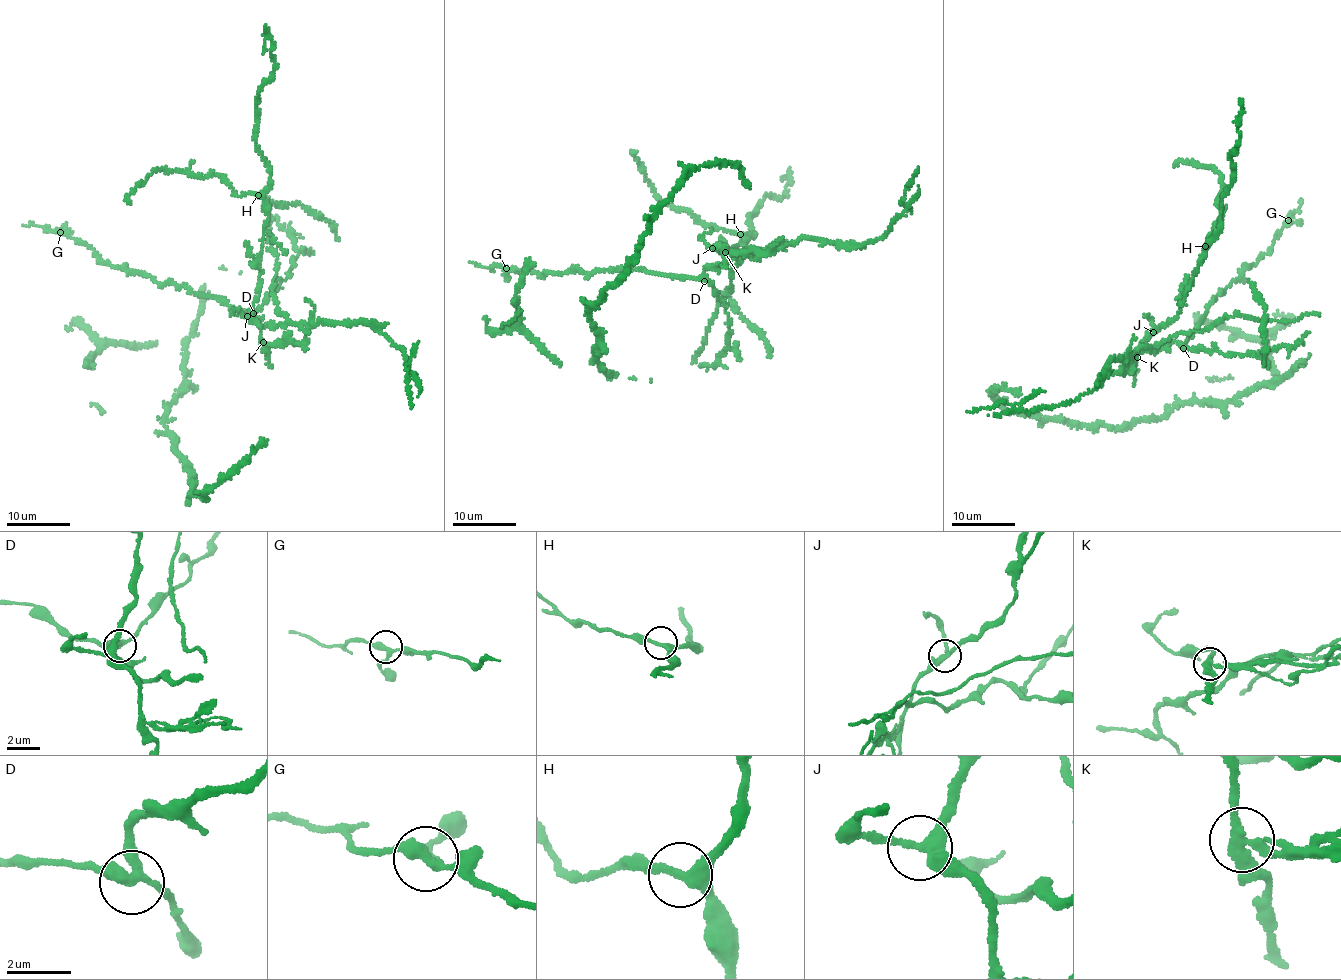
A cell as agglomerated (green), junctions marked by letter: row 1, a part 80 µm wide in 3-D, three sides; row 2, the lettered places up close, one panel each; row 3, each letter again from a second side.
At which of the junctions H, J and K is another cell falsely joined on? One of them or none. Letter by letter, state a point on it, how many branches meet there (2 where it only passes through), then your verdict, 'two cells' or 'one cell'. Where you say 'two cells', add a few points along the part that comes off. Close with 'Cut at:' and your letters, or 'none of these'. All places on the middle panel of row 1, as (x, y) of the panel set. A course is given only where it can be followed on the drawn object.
H: at (740, 234); 3 branches meet; one cell
J: at (712, 248); 3 branches meet; one cell
K: at (725, 252); 3 branches meet; two cells; foreign part runs (724, 253), (778, 248), (737, 252), (698, 279), (620, 268), (589, 274), (575, 269), (534, 272), (468, 262)
Cut at: K

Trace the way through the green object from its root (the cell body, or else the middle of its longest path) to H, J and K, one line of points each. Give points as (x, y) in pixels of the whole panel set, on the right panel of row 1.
H: (1213, 300), (1184, 345), (1137, 350), (1120, 371), (1177, 316), (1205, 246)
J: (1213, 300), (1184, 345), (1171, 343), (1157, 353), (1137, 350), (1133, 357), (1126, 355), (1121, 372), (1154, 332)
K: (1213, 300), (1184, 345), (1171, 343), (1157, 353), (1137, 350), (1133, 357), (1126, 355), (1120, 371), (1137, 357)

